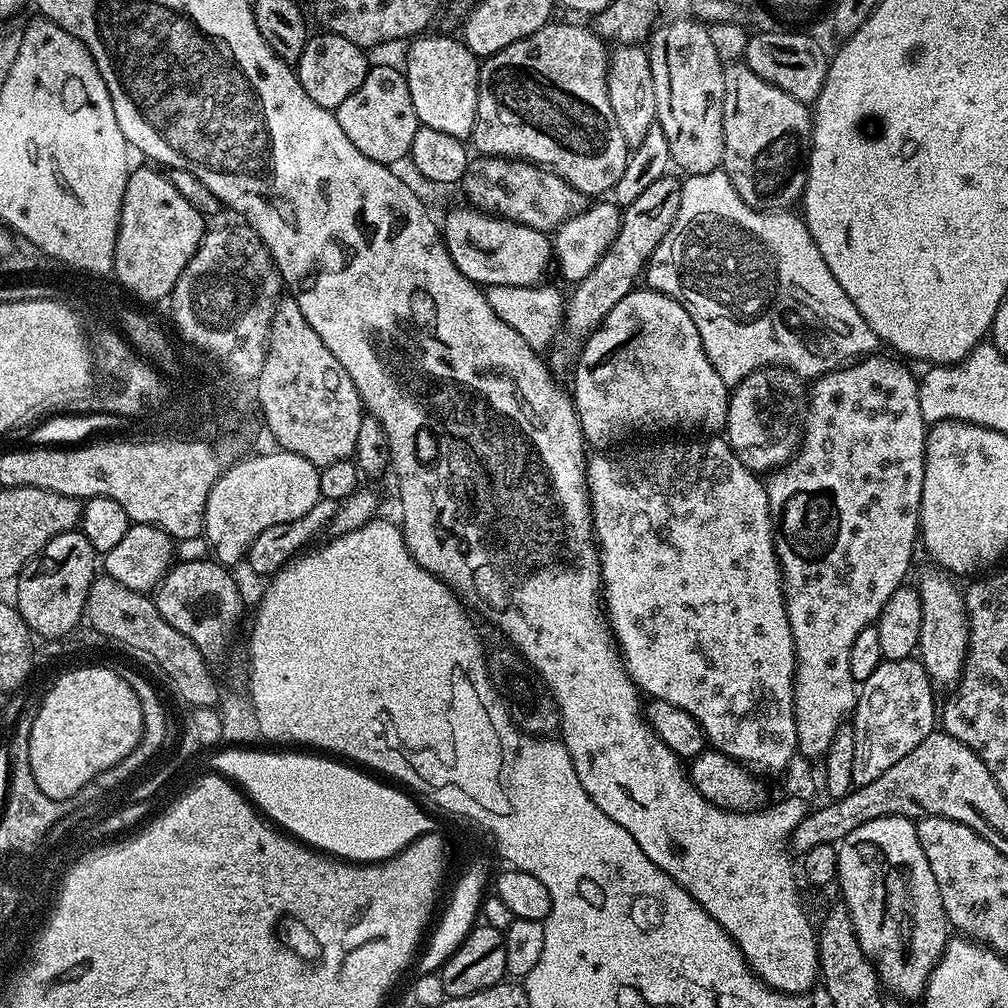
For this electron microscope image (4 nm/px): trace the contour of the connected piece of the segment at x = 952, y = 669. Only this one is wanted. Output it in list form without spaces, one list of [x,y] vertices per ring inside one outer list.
[[[936,572],[922,577],[918,586],[922,610],[918,659],[933,685],[952,686],[959,680],[964,657],[968,654],[968,620],[961,589],[956,589],[947,575]]]

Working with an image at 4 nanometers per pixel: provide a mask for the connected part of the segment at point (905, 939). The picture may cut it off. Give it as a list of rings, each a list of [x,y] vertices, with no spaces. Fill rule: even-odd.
[[[883,816],[862,822],[862,826],[850,830],[850,834],[839,841],[836,852],[835,879],[844,895],[841,896],[842,902],[854,922],[858,942],[866,958],[872,960],[876,973],[880,976],[881,985],[893,997],[905,1002],[919,1001],[924,995],[934,966],[940,961],[940,955],[948,944],[950,925],[942,906],[942,894],[938,894],[938,882],[934,882],[934,870],[930,870],[922,842],[918,842],[915,823],[906,816]]]

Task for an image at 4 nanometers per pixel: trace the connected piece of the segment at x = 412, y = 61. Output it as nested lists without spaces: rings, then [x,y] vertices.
[[[421,34],[408,44],[406,75],[410,86],[410,98],[414,102],[414,110],[423,127],[430,130],[442,130],[442,134],[450,134],[454,138],[467,141],[471,137],[476,121],[481,61],[466,47],[463,39],[456,37],[455,40],[452,36],[428,35]]]

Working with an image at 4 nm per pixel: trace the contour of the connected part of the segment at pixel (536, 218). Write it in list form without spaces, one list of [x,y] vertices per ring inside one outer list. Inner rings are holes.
[[[478,156],[471,159],[460,184],[473,207],[540,231],[555,231],[569,217],[583,212],[588,206],[588,198],[570,187],[553,170],[526,160],[513,160],[512,157]]]

